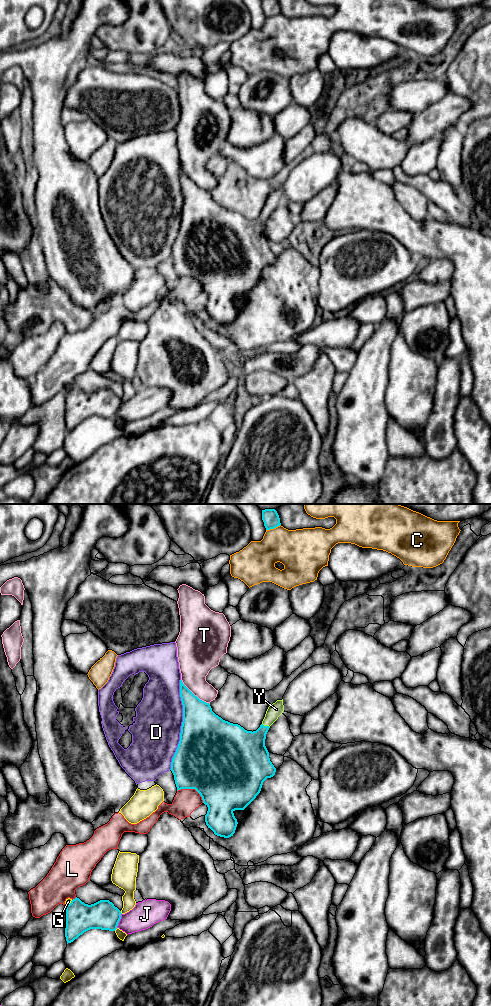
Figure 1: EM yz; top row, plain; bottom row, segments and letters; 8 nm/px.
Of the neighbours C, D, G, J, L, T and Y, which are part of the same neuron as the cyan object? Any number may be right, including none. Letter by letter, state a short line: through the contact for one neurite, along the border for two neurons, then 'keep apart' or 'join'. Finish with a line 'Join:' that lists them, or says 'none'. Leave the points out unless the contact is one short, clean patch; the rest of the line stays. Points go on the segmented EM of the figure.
C: keep apart
D: keep apart
G: keep apart
J: yz (121, 913), (121, 918), (116, 927) | keep apart
L: keep apart
T: keep apart
Y: yz (246, 750), (266, 726), (267, 721), (276, 709) | join
Join: Y

